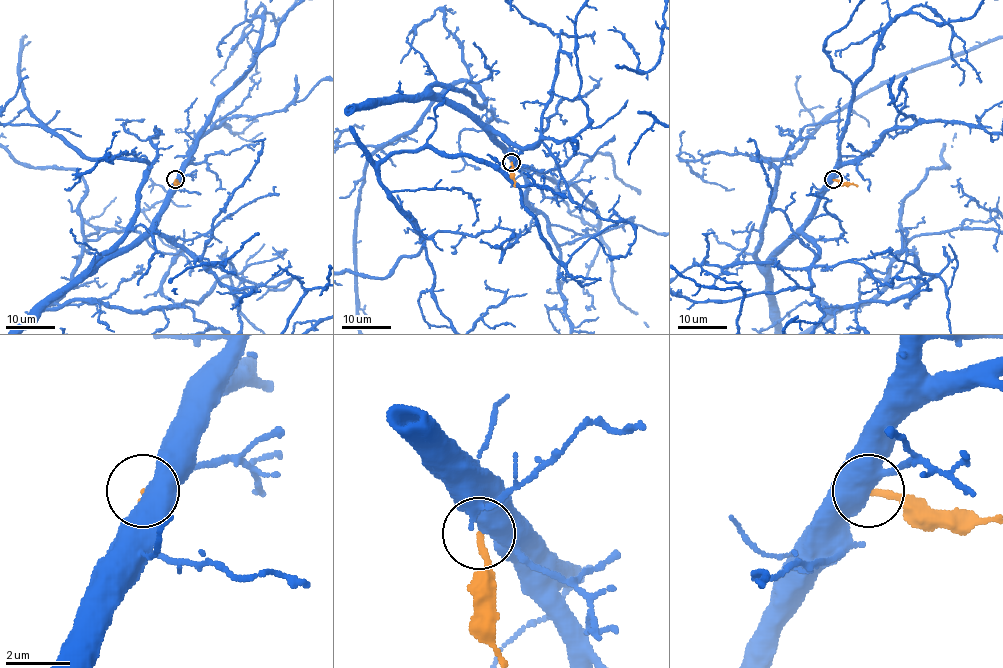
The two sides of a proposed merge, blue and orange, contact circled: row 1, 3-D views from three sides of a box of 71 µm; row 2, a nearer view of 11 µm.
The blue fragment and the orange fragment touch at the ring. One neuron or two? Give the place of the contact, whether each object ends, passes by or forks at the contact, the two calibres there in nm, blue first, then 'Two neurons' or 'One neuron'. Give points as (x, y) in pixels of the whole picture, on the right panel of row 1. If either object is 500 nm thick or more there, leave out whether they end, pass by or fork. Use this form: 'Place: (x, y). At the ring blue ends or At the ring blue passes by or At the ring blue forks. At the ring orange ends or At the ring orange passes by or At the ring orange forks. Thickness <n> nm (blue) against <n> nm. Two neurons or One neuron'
Place: (833, 179). Thickness 750 nm (blue) against 200 nm. Two neurons

